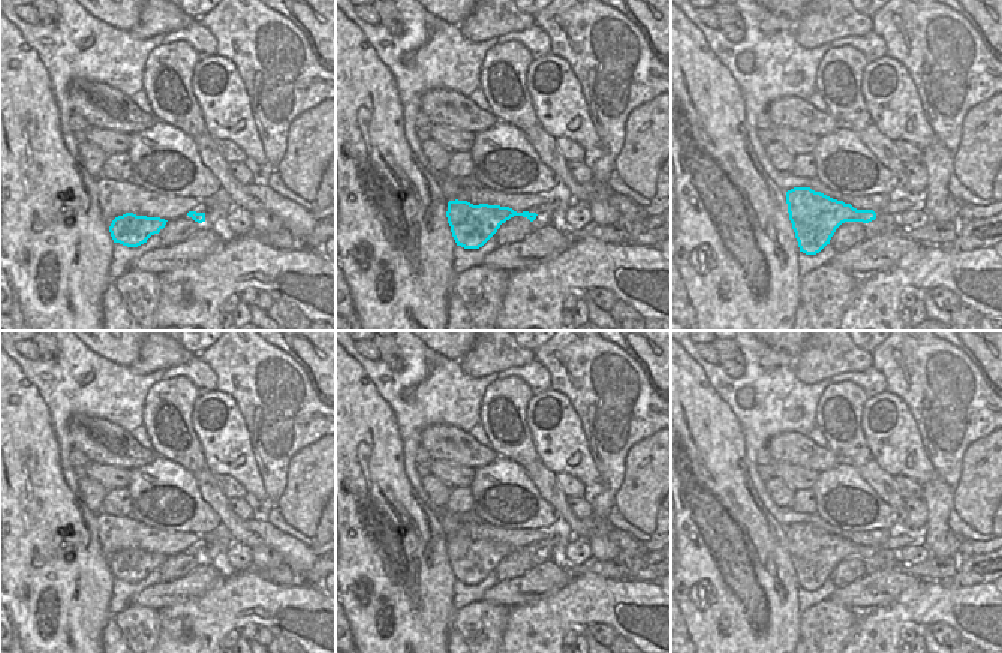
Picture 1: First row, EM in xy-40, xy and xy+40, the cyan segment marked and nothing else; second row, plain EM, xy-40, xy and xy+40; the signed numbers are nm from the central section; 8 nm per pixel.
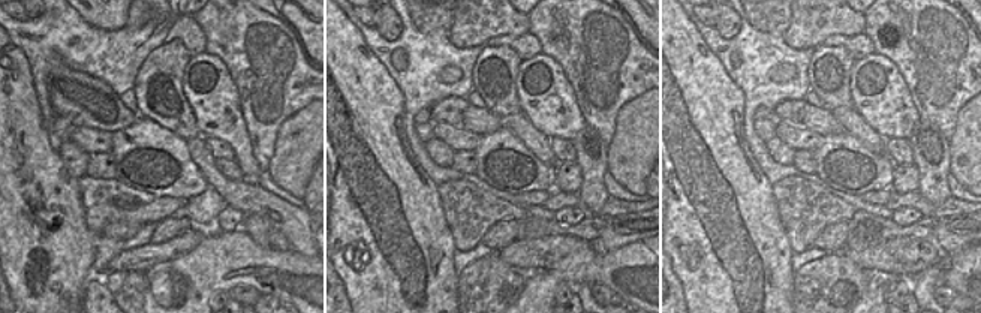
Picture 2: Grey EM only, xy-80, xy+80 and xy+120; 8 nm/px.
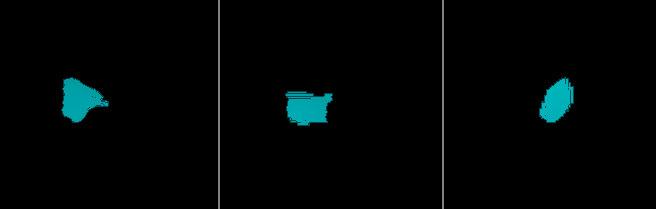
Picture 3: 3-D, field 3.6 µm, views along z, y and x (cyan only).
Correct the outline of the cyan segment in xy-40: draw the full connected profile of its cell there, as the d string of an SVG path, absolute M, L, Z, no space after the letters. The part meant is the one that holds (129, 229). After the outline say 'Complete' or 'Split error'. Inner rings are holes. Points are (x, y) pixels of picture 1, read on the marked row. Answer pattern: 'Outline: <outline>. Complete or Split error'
Outline: M126 213L112 220L109 226L111 237L114 243L120 243L127 247L138 247L147 240L159 234L168 220L160 217L136 216L133 213Z. Complete.

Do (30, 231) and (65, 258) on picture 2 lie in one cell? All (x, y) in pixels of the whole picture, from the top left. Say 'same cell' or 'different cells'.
same cell

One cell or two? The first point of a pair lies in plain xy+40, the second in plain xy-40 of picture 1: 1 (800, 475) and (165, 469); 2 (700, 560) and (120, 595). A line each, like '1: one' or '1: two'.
1: two
2: two

